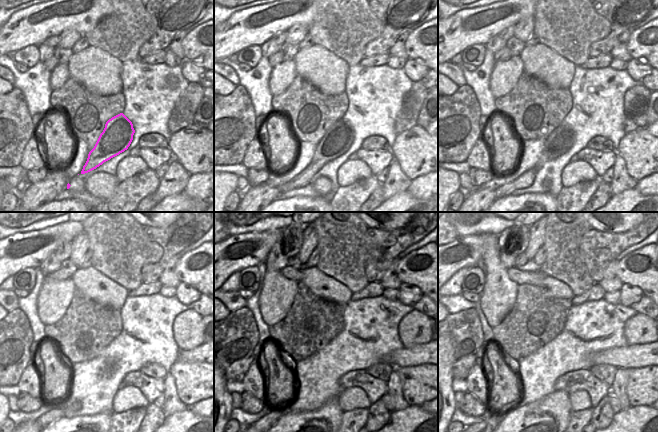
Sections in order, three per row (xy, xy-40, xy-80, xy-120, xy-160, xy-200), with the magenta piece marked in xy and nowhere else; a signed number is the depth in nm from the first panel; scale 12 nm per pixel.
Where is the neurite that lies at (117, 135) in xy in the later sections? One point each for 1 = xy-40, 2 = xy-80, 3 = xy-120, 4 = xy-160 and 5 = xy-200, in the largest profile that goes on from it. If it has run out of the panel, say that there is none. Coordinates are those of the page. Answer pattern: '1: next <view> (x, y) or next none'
1: next xy-40 (337, 140)
2: next xy-80 (560, 140)
3: next xy-120 (53, 415)
4: next xy-160 (280, 410)
5: next xy-200 (496, 415)

